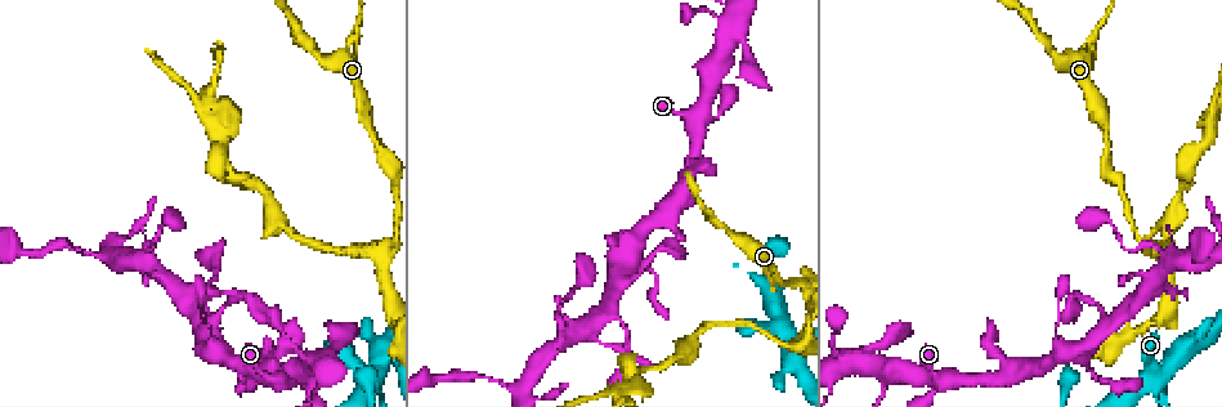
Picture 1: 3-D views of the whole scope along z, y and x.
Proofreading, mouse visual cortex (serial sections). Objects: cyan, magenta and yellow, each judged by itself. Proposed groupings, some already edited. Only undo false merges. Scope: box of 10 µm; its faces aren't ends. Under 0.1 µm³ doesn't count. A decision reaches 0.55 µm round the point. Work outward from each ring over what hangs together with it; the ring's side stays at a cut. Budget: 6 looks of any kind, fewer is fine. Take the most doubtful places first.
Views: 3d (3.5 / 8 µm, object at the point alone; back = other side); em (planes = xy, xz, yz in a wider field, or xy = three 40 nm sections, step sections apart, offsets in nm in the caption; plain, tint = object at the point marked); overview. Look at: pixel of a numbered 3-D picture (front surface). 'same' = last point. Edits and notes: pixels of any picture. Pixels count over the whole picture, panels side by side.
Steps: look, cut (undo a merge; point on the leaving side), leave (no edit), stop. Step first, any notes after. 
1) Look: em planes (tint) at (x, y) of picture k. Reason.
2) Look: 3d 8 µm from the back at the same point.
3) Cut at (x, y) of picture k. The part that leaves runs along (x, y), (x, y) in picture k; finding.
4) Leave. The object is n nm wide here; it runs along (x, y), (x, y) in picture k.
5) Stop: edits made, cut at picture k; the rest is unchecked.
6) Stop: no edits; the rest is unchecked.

Look: 3d 3.5 µm at (1155, 374) of picture 1. Narrows sharply.

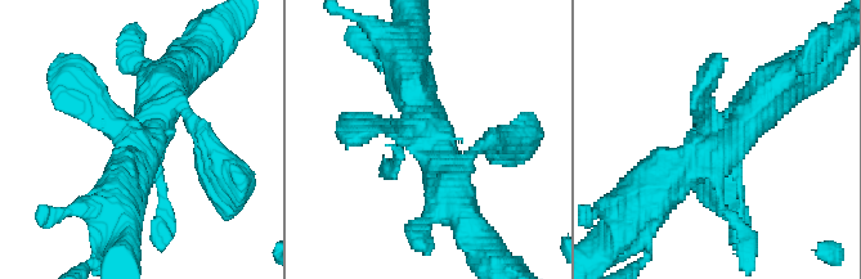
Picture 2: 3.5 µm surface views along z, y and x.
Look: em planes (tint) at (714, 140) of picture 2. Now the EM.

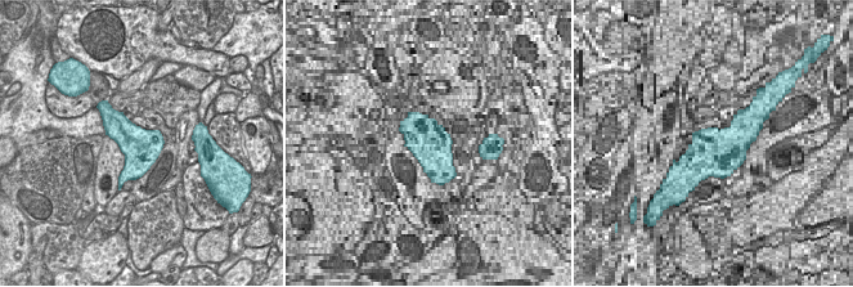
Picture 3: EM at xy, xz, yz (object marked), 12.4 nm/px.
Leave. It runs along (357, 129), (416, 129), (452, 196) in picture 2; continuous, no second cell.

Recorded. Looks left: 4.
Look: 3d 3.5 µm at (1191, 176) of picture 1. Sharp bend.

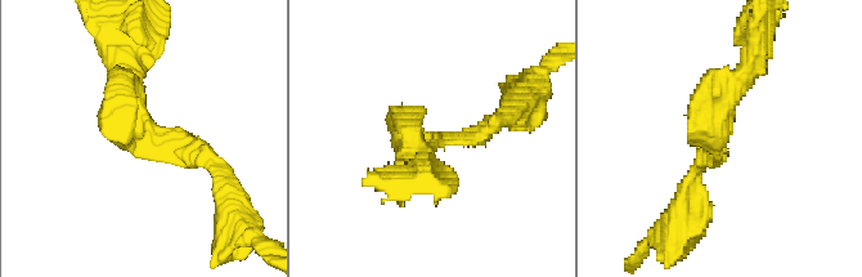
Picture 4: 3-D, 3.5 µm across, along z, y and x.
Look: em xy step 5 (tint) at (122, 139) of picture 4. The arms are 250, 300 nm wide; need the tissue.

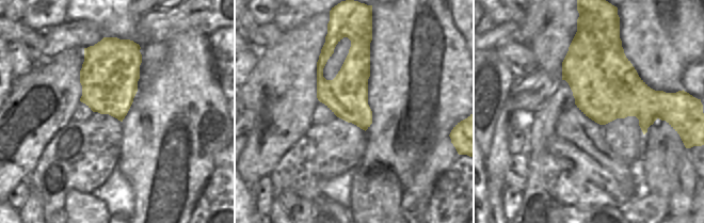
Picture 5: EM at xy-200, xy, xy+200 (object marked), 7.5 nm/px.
Leave. It runs along (207, 159), (121, 135), (125, 63) in picture 4; all the same cell.

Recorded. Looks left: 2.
Look: 3d 3.5 µm from the back at (629, 253) of picture 1. Abrupt turn.

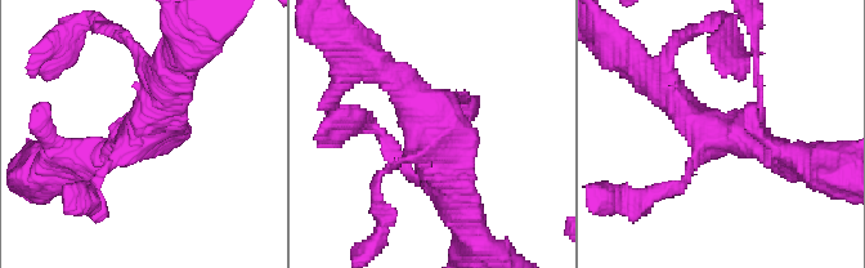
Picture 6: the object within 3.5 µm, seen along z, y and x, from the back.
Look: em planes (tint) at (430, 136) of picture 6. Shape alone is not enough.

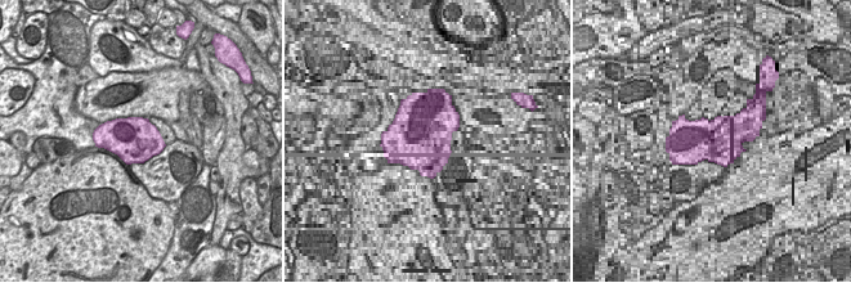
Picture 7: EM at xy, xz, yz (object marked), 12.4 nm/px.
Leave. It runs along (781, 159), (718, 135), (659, 80) in picture 6; all the same cell.

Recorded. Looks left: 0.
Stop: no edits; the rest is unchecked.

